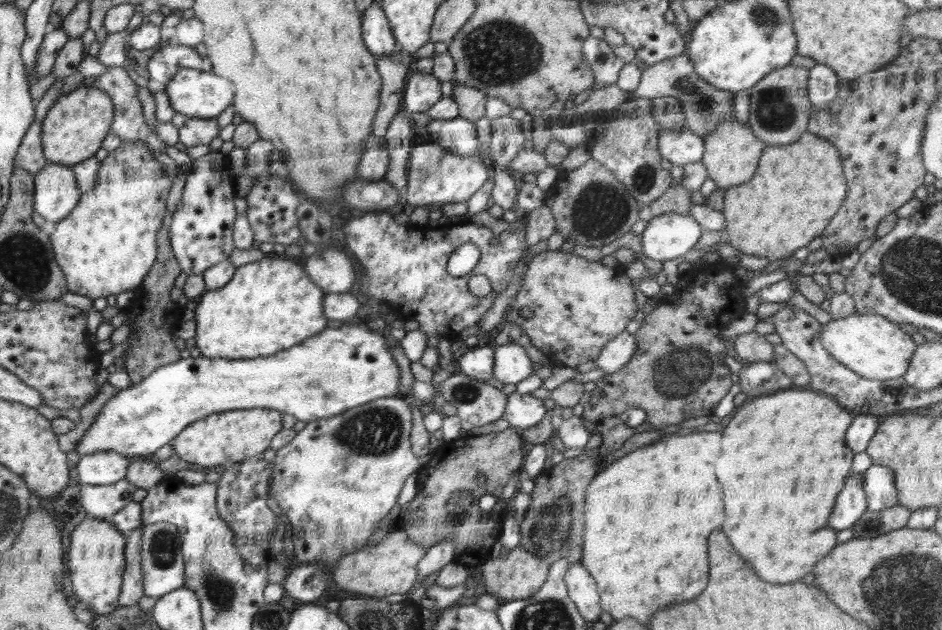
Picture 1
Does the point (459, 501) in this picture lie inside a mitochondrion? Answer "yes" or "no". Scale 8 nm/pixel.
yes

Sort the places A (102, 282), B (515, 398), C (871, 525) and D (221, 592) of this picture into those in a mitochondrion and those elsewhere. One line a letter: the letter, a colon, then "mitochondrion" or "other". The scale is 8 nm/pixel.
A: other
B: other
C: mitochondrion
D: mitochondrion

